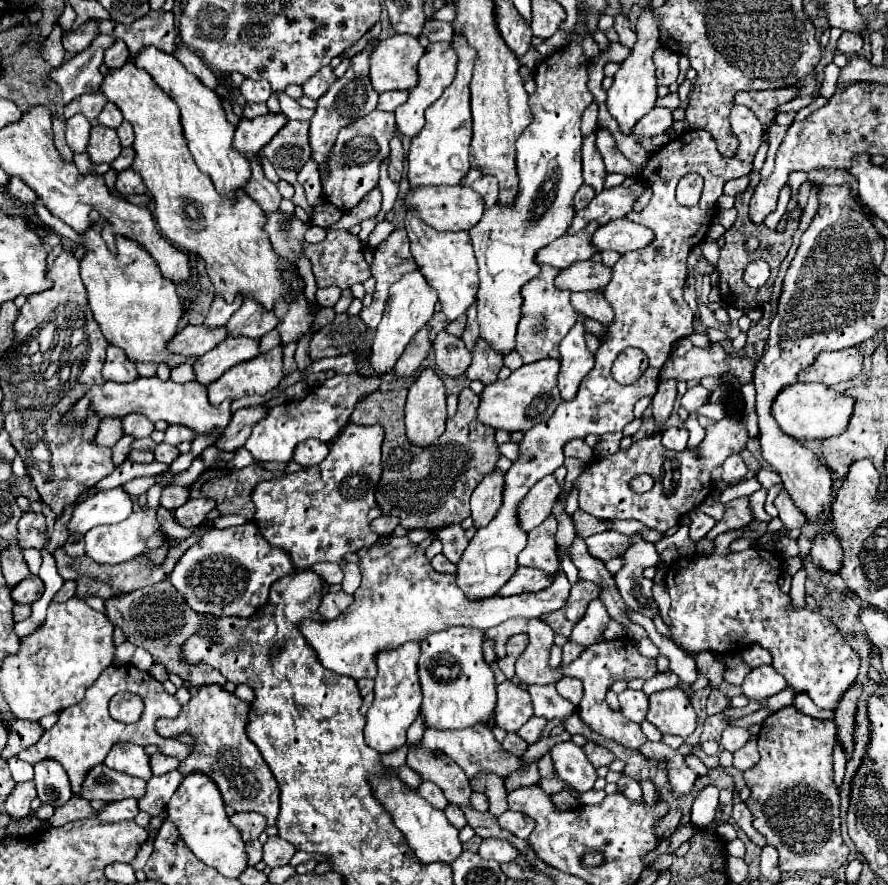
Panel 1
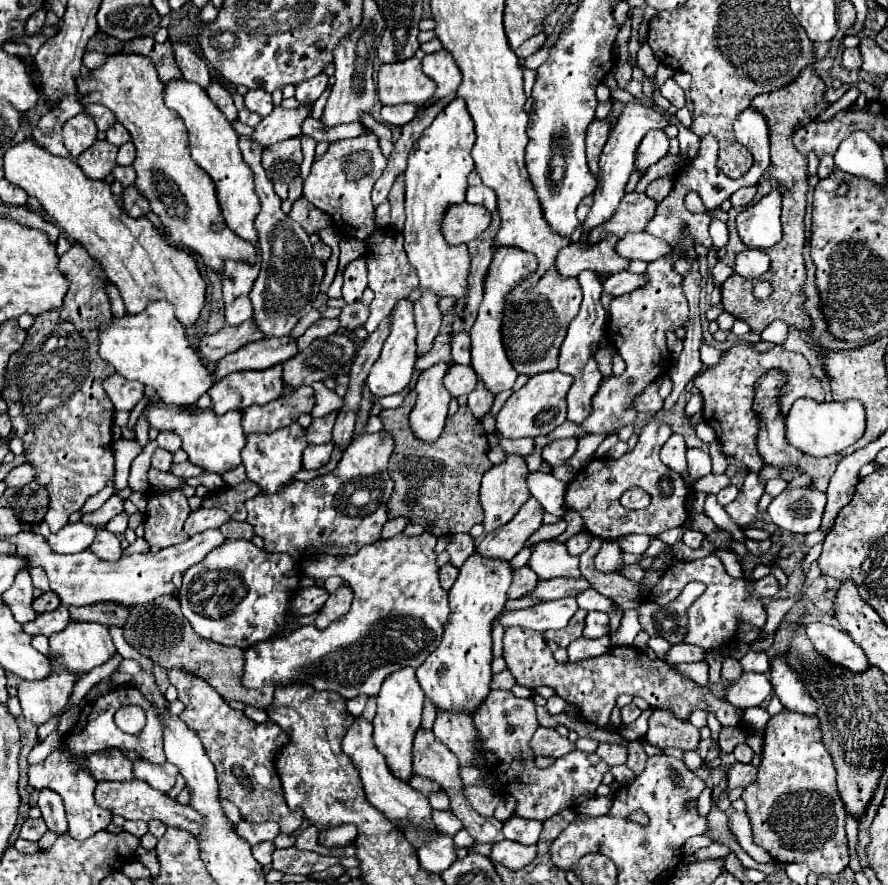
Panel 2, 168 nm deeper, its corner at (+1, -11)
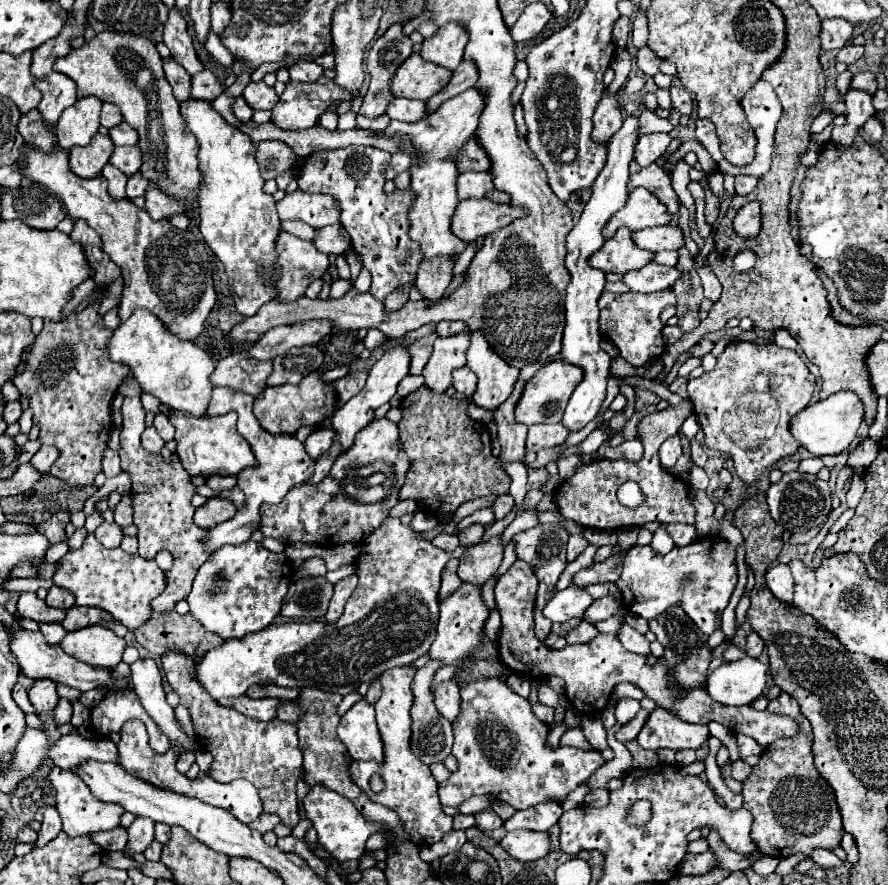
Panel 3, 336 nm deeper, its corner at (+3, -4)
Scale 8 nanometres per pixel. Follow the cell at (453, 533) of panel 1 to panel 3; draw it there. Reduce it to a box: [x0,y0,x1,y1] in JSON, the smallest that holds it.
[458,523,484,545]

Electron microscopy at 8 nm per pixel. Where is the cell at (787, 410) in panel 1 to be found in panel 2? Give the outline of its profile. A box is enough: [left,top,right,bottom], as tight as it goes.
[786,398,864,456]

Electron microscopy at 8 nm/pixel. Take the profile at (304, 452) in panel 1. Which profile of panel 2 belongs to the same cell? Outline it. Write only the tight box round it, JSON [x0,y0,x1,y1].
[302,442,332,470]

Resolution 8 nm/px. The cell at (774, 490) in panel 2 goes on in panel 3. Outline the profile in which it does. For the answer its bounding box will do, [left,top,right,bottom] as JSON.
[800,457,824,473]

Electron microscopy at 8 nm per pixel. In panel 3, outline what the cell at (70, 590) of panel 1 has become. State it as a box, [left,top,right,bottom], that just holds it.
[40,623,64,645]

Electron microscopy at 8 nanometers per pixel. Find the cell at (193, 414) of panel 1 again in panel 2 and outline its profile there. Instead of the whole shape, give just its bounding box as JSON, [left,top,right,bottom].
[142,400,246,474]

